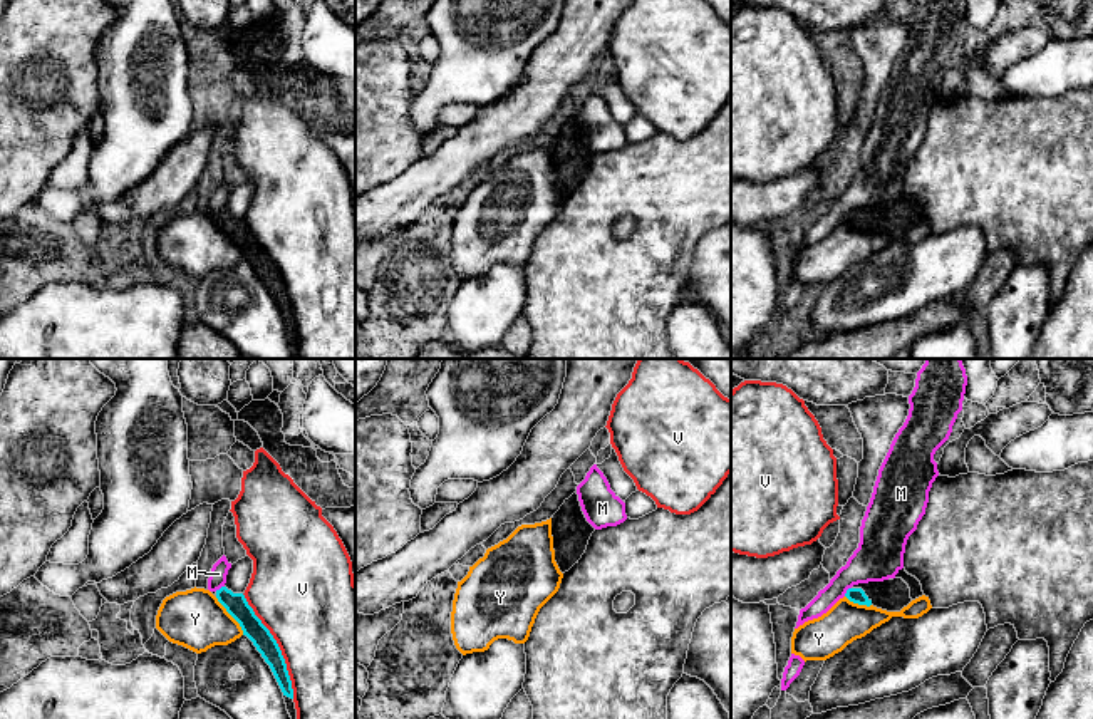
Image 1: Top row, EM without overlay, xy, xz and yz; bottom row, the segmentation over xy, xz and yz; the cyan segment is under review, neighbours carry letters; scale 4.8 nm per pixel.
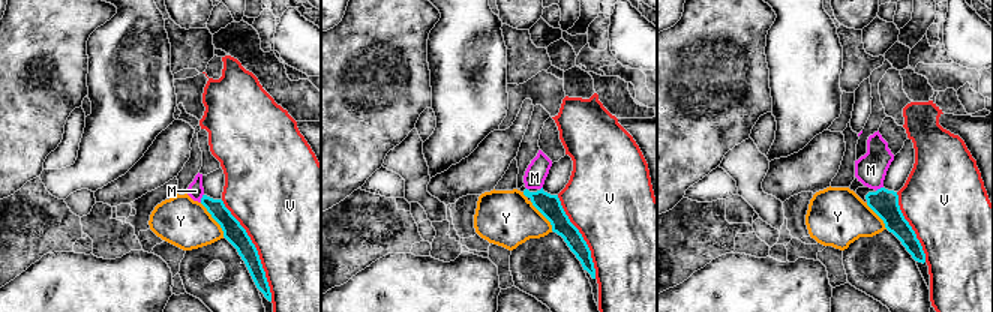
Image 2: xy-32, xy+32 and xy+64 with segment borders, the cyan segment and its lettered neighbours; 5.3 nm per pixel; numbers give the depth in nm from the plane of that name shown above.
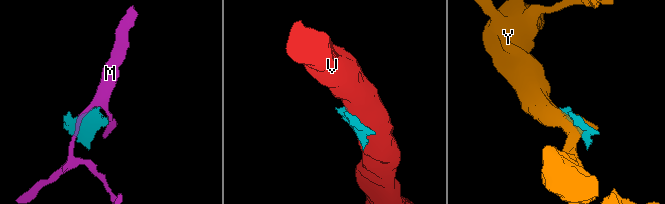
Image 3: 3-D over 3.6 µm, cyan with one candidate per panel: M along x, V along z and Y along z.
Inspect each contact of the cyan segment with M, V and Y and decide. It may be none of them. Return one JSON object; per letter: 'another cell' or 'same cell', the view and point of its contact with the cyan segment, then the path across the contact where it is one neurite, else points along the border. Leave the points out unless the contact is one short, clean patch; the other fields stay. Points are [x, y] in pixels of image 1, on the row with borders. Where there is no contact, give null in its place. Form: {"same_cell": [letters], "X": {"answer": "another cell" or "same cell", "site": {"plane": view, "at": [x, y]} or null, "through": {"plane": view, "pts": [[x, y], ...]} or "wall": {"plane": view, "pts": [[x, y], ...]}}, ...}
{"same_cell": [], "M": {"answer": "another cell", "site": {"plane": "yz", "at": [847, 592]}, "wall": {"plane": "yz", "pts": [[850, 587], [844, 595]]}}, "V": {"answer": "another cell", "site": {"plane": "xy", "at": [277, 646]}}, "Y": {"answer": "another cell", "site": {"plane": "xy", "at": [230, 614]}}}

